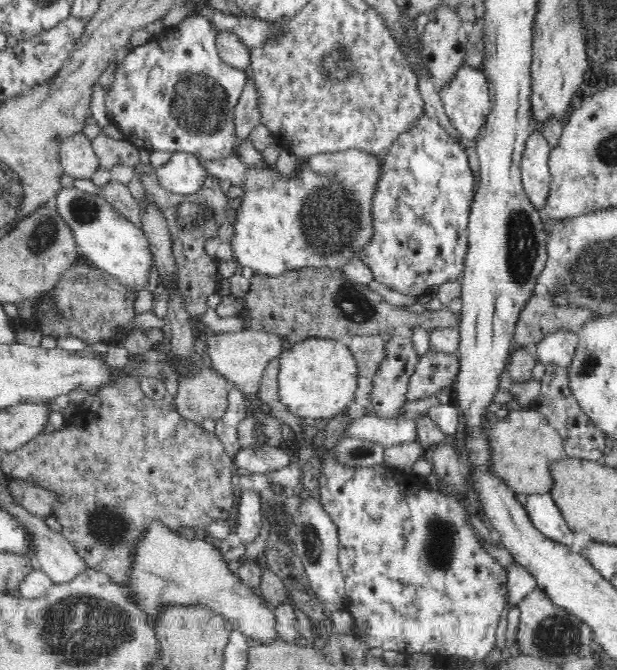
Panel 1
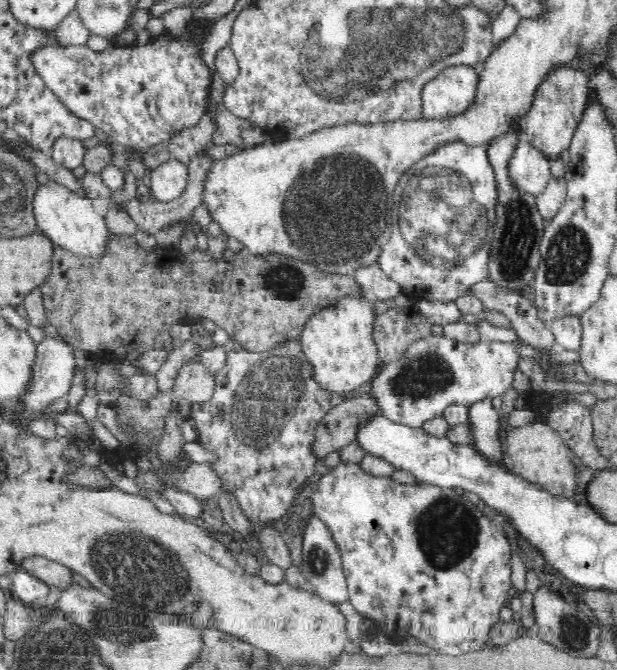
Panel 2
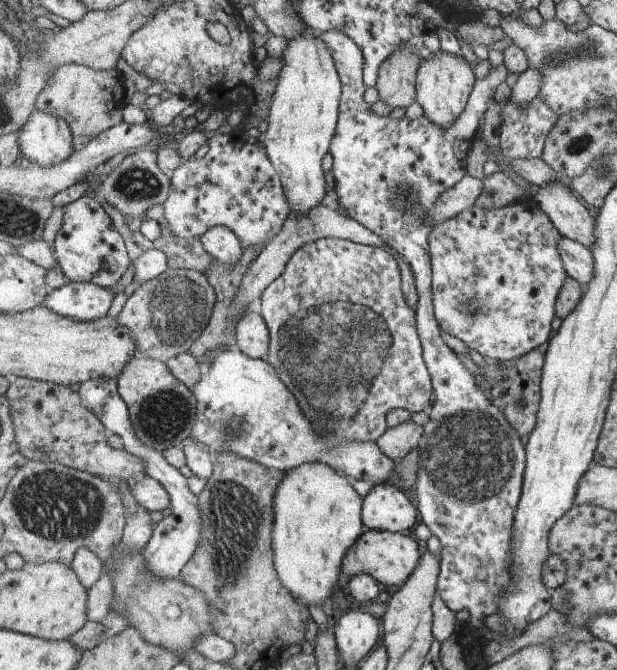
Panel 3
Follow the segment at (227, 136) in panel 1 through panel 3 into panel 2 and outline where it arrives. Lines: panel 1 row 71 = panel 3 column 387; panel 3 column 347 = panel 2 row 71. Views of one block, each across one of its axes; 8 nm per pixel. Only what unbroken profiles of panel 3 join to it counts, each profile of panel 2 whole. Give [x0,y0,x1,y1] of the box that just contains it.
[30,20,213,152]

